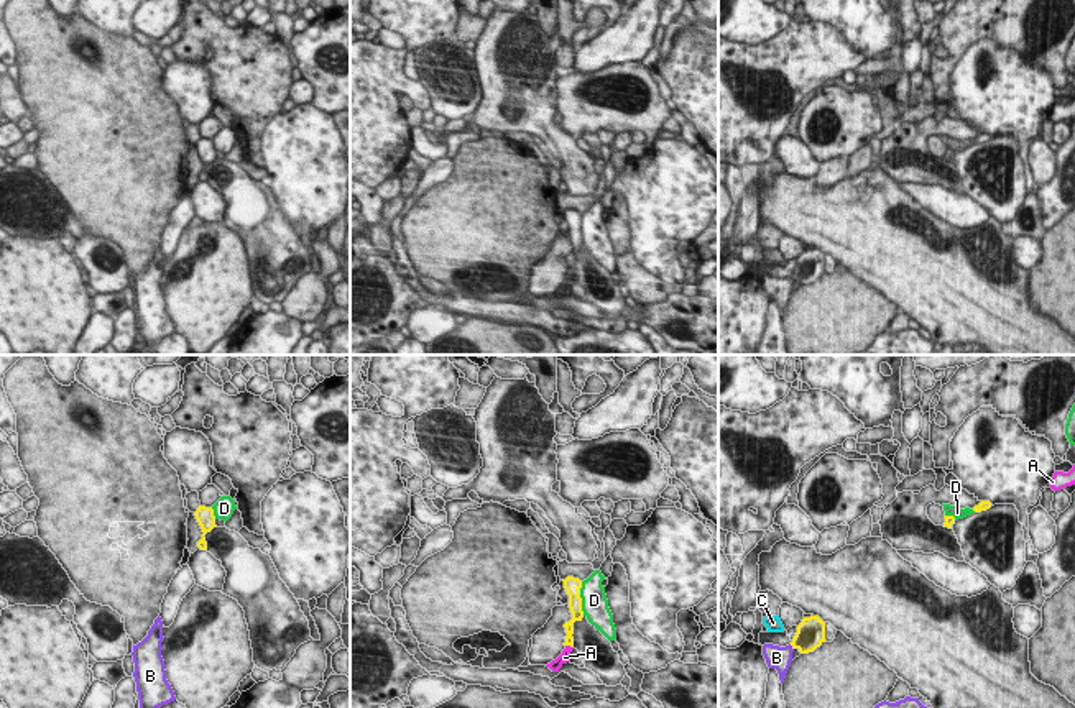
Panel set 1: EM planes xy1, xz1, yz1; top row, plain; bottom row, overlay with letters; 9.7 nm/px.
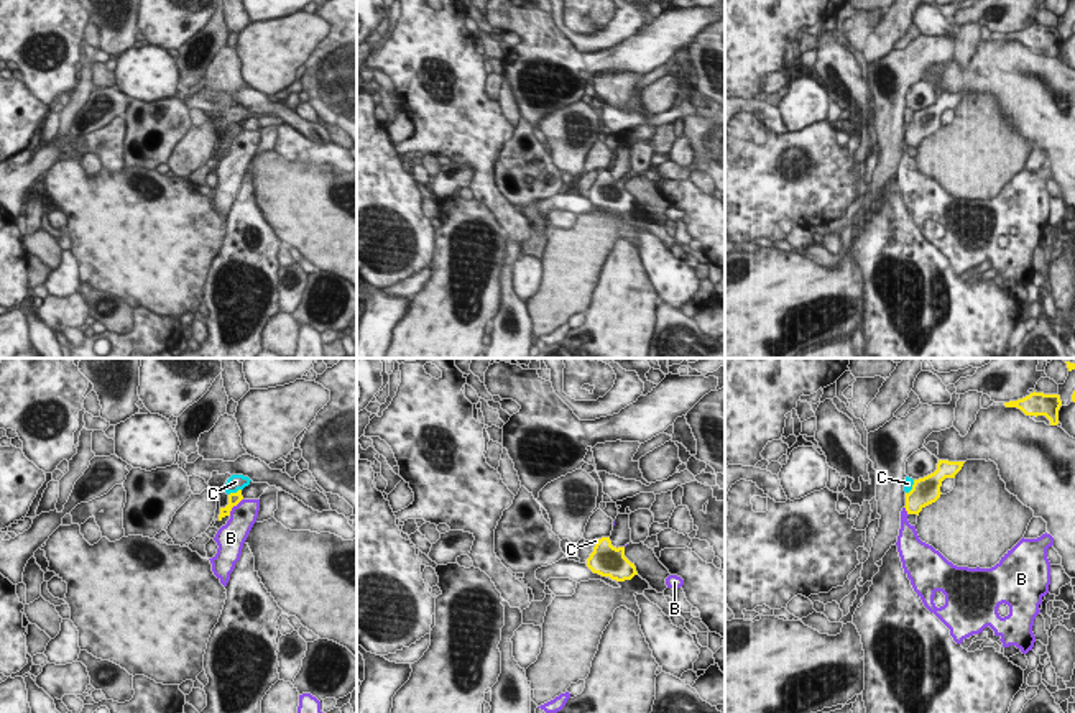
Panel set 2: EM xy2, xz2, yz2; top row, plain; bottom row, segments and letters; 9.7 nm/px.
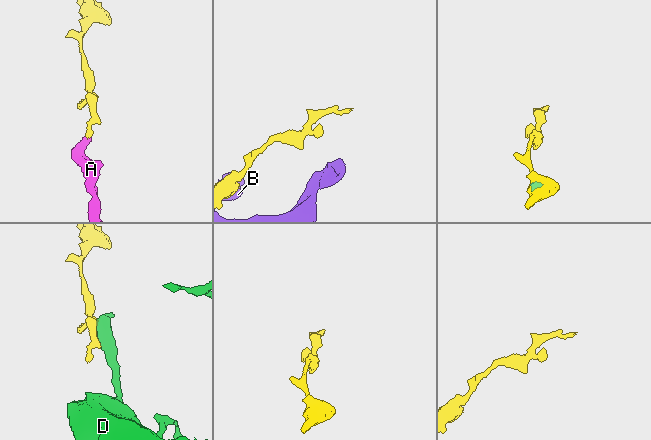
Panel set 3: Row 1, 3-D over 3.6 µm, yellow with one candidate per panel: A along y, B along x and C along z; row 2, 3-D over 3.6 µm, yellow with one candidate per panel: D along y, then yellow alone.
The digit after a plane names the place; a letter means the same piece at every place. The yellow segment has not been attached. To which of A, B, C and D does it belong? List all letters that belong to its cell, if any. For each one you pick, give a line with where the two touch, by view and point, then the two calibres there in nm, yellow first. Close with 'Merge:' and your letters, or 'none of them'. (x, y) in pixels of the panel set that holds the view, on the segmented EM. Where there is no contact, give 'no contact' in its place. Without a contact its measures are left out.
A: xz1 (569, 644) | 100/120 nm
Merge: A

